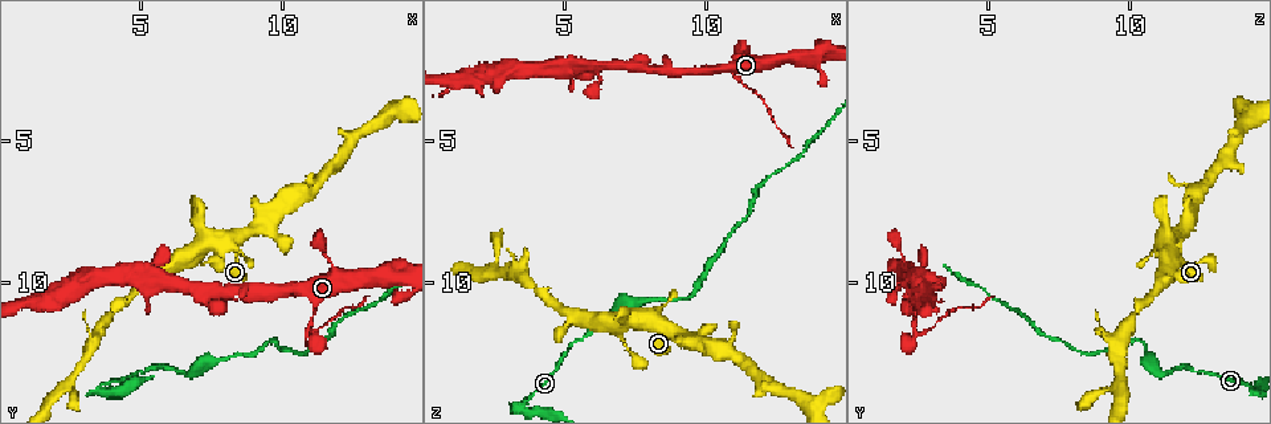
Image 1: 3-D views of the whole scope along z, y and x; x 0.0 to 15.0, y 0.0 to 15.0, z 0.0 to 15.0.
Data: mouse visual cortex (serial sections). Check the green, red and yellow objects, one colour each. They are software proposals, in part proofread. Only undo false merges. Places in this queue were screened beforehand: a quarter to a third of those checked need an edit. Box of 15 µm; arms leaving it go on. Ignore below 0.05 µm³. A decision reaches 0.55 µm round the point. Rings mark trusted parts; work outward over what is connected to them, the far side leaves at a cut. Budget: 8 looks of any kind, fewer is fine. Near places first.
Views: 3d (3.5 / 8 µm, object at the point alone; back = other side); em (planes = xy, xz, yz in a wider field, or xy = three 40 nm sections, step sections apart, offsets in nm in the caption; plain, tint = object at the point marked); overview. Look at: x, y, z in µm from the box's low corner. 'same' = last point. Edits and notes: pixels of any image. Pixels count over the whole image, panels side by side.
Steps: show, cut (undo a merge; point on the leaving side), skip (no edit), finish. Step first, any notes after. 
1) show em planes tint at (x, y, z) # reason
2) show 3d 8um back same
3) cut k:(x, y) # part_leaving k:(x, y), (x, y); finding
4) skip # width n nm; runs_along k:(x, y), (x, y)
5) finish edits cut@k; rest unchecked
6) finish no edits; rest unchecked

show 3d 3.5um at (3.4, 13.7, 14.3) # abrupt turn

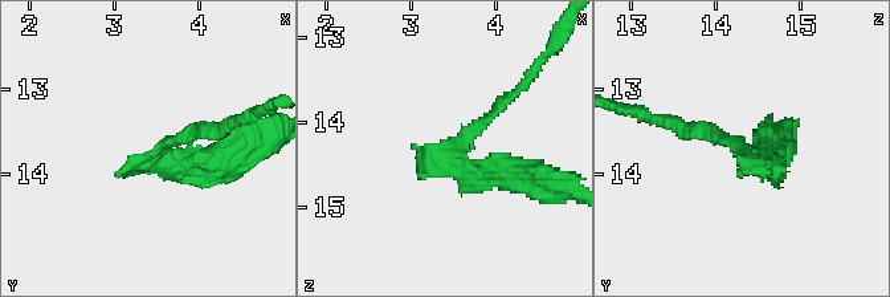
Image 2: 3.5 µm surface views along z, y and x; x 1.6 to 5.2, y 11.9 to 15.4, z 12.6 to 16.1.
show em xy step 3 tint at (3.45, 13.85, 14.30) # arm_widths 150, 300 nm; shape alone is not enough

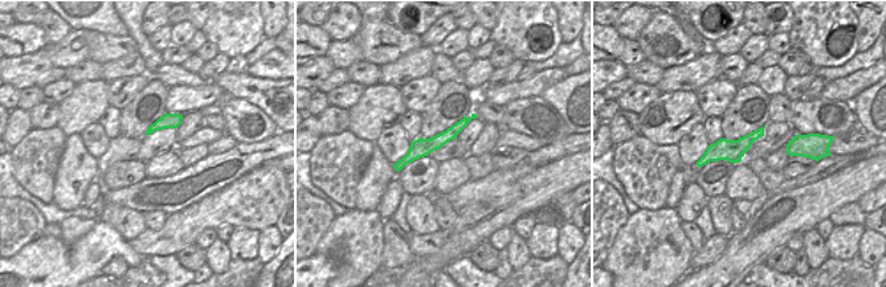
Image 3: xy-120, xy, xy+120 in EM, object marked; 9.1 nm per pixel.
cut 2:(217, 149) # part_leaving 2:(159, 165), (232, 161), (273, 131); two cells meet here

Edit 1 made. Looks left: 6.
show overview

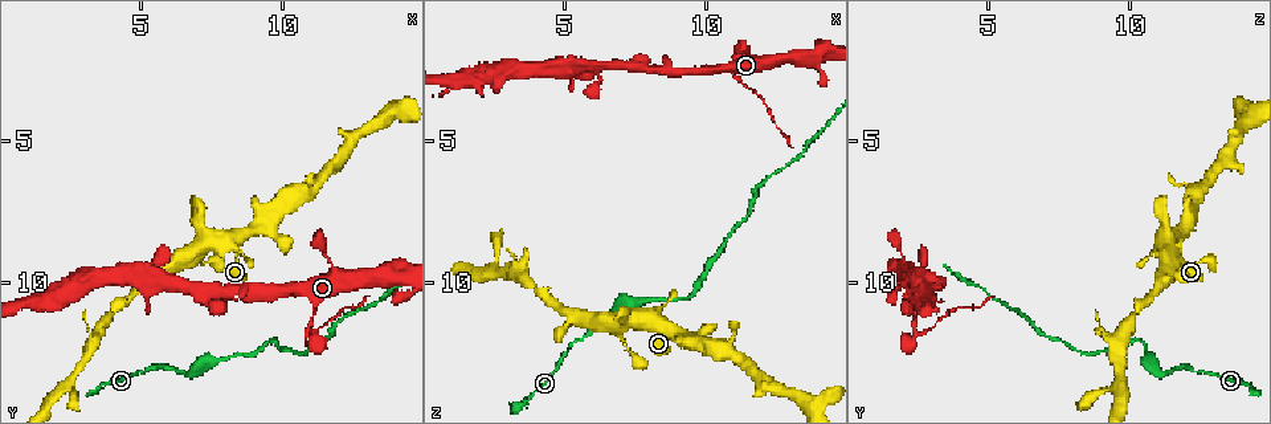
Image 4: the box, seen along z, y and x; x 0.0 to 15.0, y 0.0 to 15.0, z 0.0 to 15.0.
show 3d 3.5um at (13.8, 9.8, 2.0) # arms part here

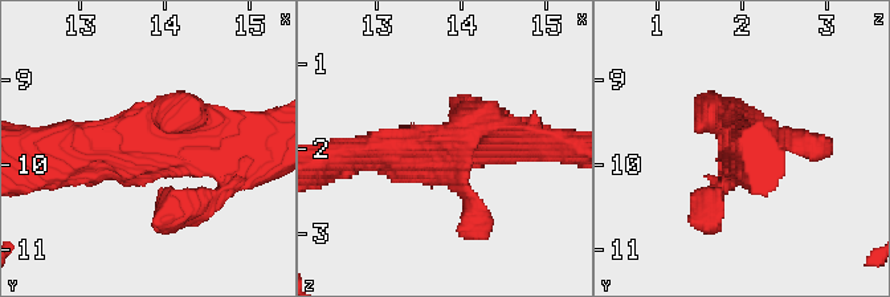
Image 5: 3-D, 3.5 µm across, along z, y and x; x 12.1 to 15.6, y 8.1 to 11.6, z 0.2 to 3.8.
show em xy step 5 tint at (13.85, 9.80, 1.95)

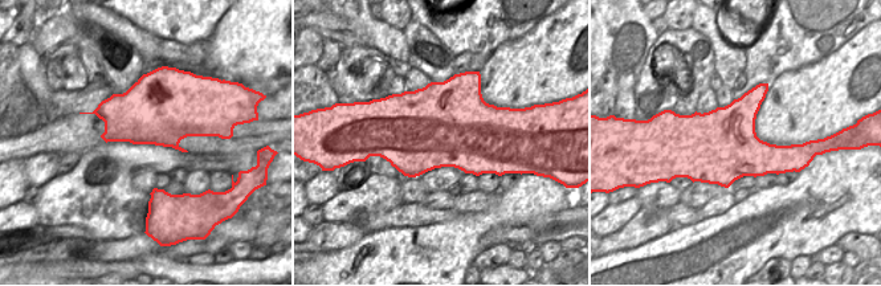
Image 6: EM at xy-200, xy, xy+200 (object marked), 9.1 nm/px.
skip # runs_along 5:(62, 150), (217, 154), (233, 174); all the same cell

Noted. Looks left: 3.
show 3d 8um at (11.0, 11.8, 2.6) # narrows sharply

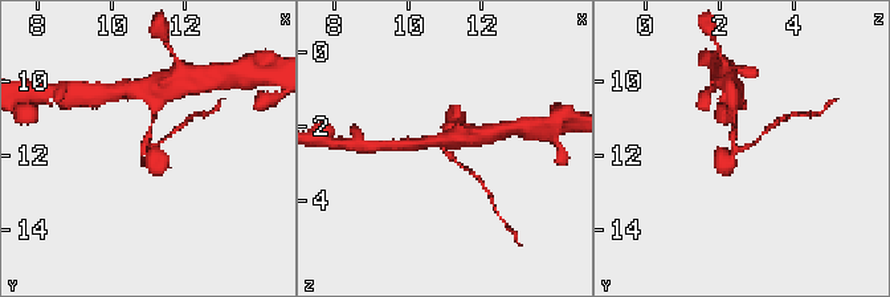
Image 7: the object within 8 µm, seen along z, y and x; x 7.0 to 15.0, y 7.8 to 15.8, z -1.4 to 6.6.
show 3d 3.5um at (11.0, 11.9, 2.6) # zoom in

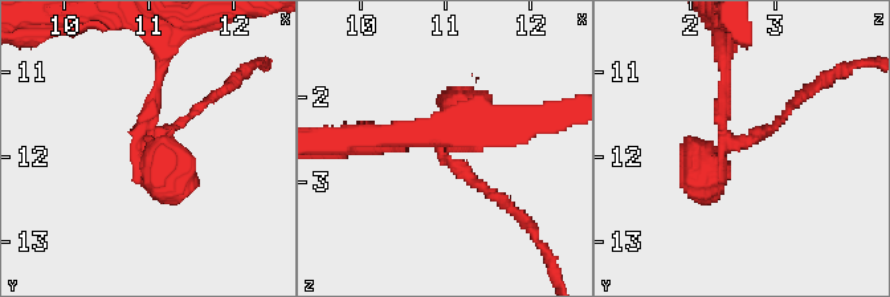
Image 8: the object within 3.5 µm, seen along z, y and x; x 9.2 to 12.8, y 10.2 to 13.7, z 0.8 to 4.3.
cut 8:(182, 121) # part_leaving 8:(154, 134), (178, 126), (235, 81); two cells meet here

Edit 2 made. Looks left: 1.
finish edits cut@2, cut@8; rest unchecked

